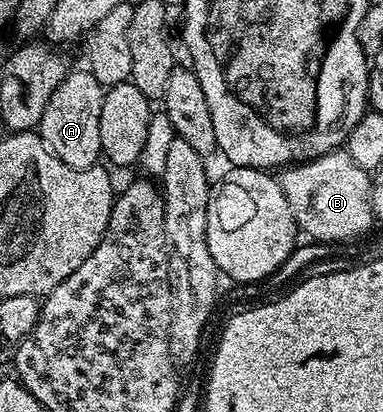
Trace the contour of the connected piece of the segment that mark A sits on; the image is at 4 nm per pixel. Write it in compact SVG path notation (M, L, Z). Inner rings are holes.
M86 69L68 70L67 76L53 89L49 105L45 105L37 133L65 165L73 169L94 167L101 159L101 105L105 88Z

